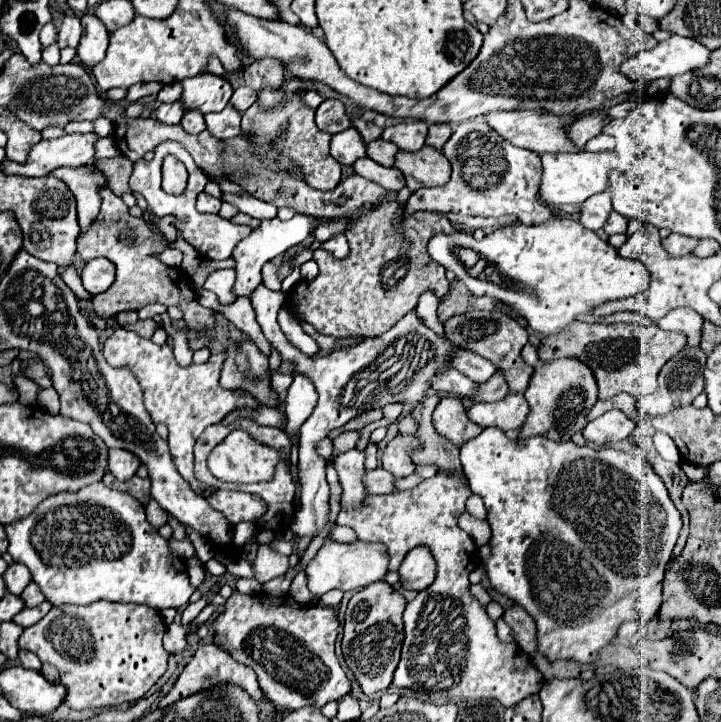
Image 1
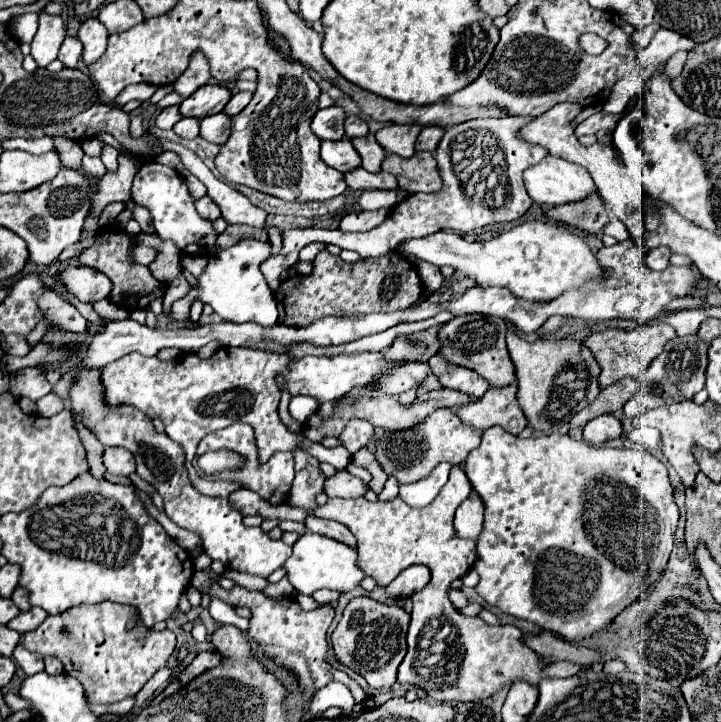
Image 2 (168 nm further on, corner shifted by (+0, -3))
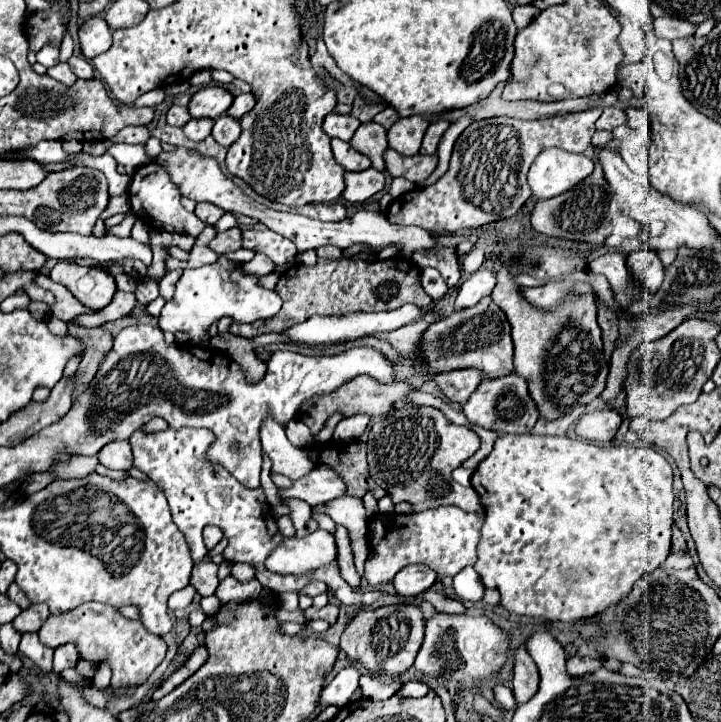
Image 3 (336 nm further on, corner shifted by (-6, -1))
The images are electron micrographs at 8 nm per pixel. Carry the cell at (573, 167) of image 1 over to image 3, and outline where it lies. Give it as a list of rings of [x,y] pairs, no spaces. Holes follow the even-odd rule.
[[[548,148],[538,154],[528,172],[528,186],[536,200],[554,198],[594,172],[594,160],[584,154],[572,154],[560,148]]]

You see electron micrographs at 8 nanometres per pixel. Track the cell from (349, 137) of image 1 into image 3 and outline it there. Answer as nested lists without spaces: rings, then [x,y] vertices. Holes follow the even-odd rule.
[[[334,138],[332,140],[332,152],[334,152],[334,158],[338,164],[342,164],[346,170],[350,172],[360,172],[360,170],[366,170],[370,168],[370,158],[366,158],[364,154],[360,154],[358,150],[354,150],[348,142],[344,140],[338,140]]]

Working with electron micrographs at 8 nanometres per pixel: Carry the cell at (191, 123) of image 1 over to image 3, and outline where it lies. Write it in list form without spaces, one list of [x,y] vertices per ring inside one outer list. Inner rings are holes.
[[[192,118],[192,120],[186,122],[186,126],[184,126],[184,134],[186,134],[190,140],[200,142],[200,140],[204,140],[204,138],[210,134],[212,124],[214,124],[214,120],[210,120],[210,118],[198,118],[198,120]]]

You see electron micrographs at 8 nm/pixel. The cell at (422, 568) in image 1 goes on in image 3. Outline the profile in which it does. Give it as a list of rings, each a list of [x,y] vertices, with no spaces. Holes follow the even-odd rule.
[[[410,564],[402,568],[392,580],[396,594],[400,596],[420,594],[428,590],[434,582],[436,582],[436,572],[426,564]]]

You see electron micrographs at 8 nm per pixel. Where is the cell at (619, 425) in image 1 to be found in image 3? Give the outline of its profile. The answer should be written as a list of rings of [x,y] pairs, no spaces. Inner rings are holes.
[[[594,410],[580,418],[576,432],[580,438],[592,440],[592,442],[606,442],[616,436],[620,422],[622,418],[616,410]]]

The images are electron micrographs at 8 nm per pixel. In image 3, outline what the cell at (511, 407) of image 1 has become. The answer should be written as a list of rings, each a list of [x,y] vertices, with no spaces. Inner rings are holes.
[[[508,374],[498,380],[484,380],[478,390],[474,392],[474,398],[470,398],[466,404],[462,404],[462,412],[472,424],[478,424],[488,430],[506,432],[506,434],[528,434],[534,428],[534,400],[528,394],[526,380],[522,380],[518,374]]]

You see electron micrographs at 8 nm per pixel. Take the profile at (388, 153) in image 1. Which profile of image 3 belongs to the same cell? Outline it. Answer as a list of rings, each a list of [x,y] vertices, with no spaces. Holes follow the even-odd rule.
[[[366,122],[366,124],[360,124],[354,138],[350,140],[350,144],[366,154],[370,160],[372,160],[372,168],[376,170],[384,170],[384,152],[388,148],[388,140],[386,140],[386,130],[376,124],[376,122]]]

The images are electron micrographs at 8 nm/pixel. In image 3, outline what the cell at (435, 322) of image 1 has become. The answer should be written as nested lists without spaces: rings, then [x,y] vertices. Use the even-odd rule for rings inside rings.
[[[462,368],[462,370],[450,370],[450,372],[436,374],[434,380],[440,386],[440,390],[446,394],[446,398],[450,398],[452,402],[464,404],[472,396],[472,392],[480,386],[484,376],[480,370]]]

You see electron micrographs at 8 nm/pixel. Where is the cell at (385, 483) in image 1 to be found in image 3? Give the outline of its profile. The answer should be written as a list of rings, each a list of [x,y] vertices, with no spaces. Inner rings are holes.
[[[316,466],[308,476],[296,480],[290,490],[280,490],[280,498],[300,498],[310,506],[346,496],[346,482],[330,466]]]

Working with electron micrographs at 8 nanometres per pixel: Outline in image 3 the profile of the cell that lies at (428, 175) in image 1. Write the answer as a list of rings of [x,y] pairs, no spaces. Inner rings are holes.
[[[392,148],[384,152],[384,160],[386,160],[386,172],[392,178],[402,176],[414,184],[422,184],[424,180],[428,180],[438,166],[438,156],[424,156],[424,154],[400,156]]]

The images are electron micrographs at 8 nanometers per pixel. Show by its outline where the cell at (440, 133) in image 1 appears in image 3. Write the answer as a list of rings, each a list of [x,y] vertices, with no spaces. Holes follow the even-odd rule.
[[[446,120],[432,122],[432,124],[428,126],[428,130],[426,130],[426,134],[424,134],[420,152],[422,152],[422,154],[436,154],[438,144],[440,144],[440,140],[442,140],[442,136],[444,136],[444,132],[446,132],[448,126],[450,126],[450,124],[448,124]]]

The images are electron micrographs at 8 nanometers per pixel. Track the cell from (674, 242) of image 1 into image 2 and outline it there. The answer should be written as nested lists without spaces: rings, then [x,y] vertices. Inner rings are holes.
[[[654,248],[648,250],[648,254],[644,256],[644,266],[650,270],[664,270],[668,268],[668,258],[670,258],[668,248]]]

